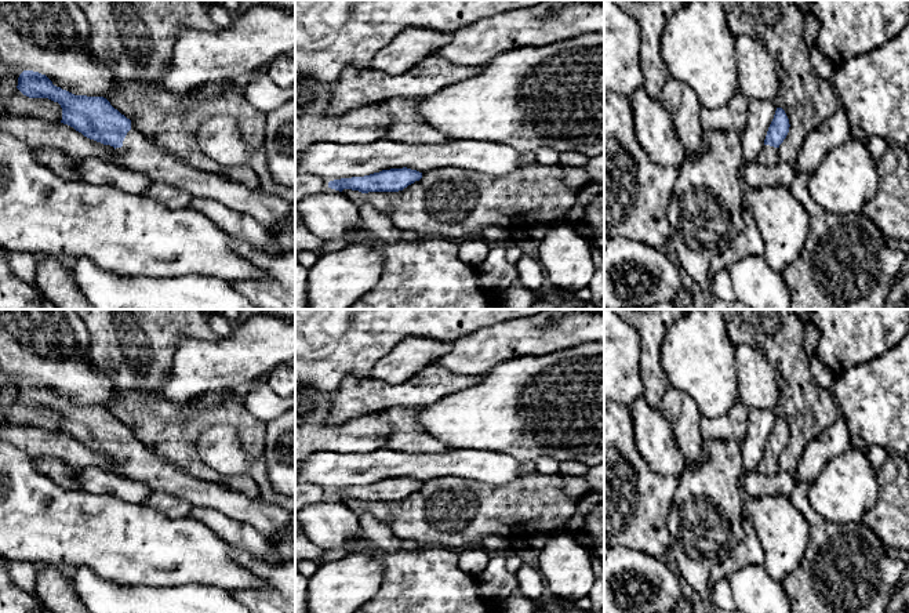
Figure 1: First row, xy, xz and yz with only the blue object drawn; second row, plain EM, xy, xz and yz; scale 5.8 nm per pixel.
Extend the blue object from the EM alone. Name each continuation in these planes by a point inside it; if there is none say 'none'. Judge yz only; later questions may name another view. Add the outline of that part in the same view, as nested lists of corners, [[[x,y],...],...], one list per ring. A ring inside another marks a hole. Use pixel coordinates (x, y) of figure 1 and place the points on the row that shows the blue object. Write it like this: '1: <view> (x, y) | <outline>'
1: yz (768, 156) | [[[764,145],[756,162],[768,167],[775,166],[779,163],[778,148]]]

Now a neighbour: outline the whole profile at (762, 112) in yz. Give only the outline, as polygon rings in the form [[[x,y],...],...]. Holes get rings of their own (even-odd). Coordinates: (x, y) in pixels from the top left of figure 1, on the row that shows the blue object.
[[[749,99],[746,126],[741,133],[742,157],[746,163],[757,160],[775,110],[777,106],[772,101]]]

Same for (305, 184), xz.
[[[295,175],[295,204],[309,195],[319,195],[328,188],[328,182],[319,175]]]

